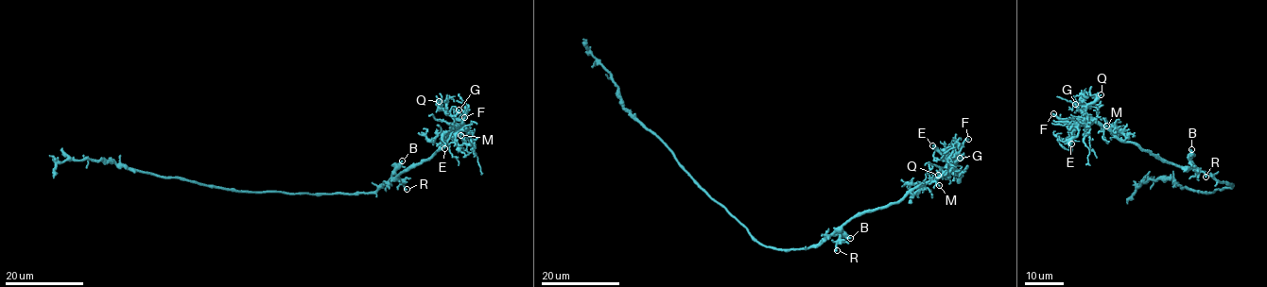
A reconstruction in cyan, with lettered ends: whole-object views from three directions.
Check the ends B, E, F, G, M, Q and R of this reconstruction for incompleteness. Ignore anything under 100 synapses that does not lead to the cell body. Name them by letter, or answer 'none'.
F

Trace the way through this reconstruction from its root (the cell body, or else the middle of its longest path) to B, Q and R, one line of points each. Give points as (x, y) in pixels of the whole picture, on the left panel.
B: (311, 194), (376, 192), (389, 181), (395, 166), (402, 160)
Q: (311, 194), (376, 192), (405, 170), (432, 157), (462, 124), (448, 112), (444, 101), (441, 104), (439, 101)
R: (311, 194), (376, 192), (392, 175), (398, 177), (407, 189)

